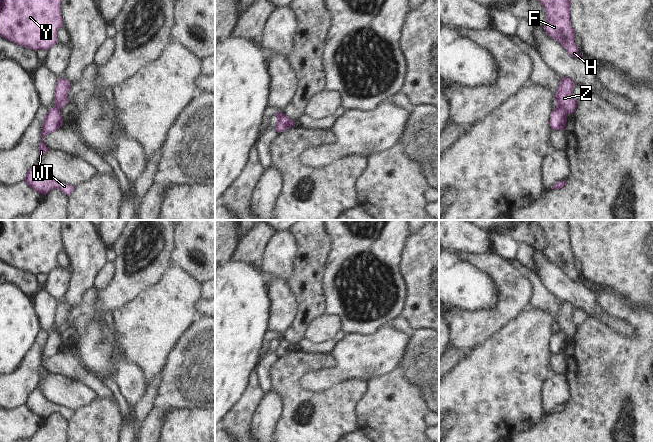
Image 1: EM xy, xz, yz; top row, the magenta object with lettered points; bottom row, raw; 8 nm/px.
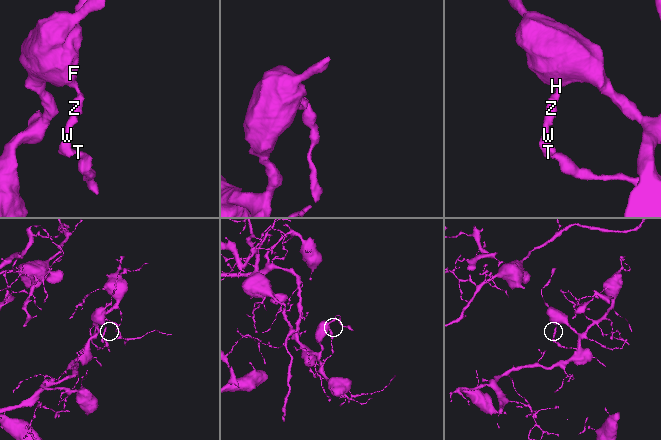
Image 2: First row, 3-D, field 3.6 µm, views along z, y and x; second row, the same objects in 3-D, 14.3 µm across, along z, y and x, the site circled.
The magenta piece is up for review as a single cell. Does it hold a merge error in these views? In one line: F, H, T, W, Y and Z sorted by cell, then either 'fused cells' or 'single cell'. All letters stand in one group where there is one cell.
F H Y Z / T W | fused cells

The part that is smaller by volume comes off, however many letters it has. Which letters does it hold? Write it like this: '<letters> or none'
T, W

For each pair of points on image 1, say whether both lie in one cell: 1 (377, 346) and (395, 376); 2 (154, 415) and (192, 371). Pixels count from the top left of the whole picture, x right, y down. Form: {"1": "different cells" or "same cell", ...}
{"1": "different cells", "2": "same cell"}

